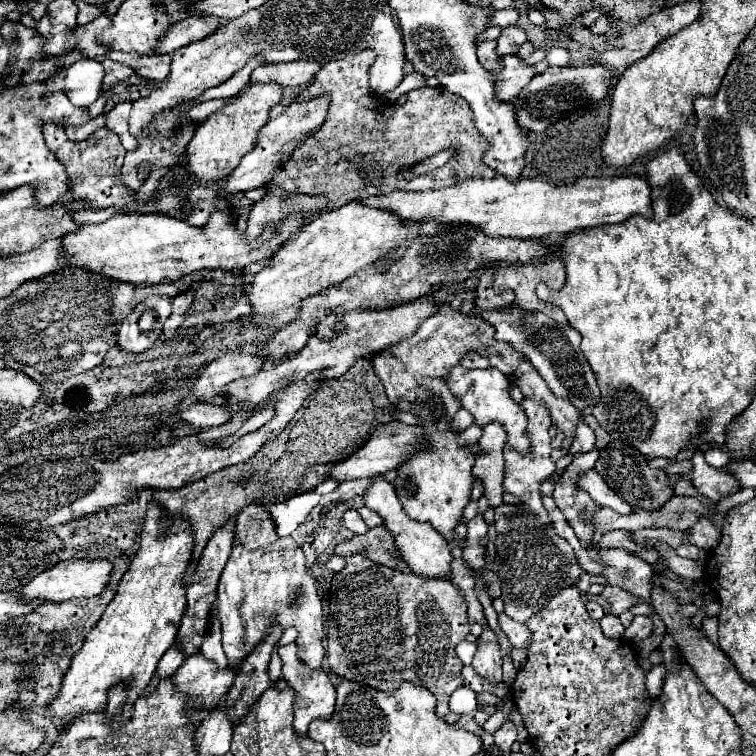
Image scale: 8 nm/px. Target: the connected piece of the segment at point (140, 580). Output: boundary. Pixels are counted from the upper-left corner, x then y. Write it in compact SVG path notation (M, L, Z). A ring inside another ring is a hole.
M149 502L139 550L119 582L117 594L107 606L97 626L87 634L81 650L63 678L57 698L49 704L49 716L57 728L67 728L81 714L103 714L107 708L107 692L117 686L127 686L123 712L107 724L117 730L131 718L135 700L145 692L161 656L173 646L183 612L187 608L183 576L193 558L193 530L189 520L173 518L157 502Z

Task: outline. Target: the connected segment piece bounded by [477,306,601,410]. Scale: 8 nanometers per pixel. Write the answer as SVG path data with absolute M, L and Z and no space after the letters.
M509 306L499 312L477 310L477 314L481 314L489 324L495 326L497 340L509 342L517 352L521 352L527 360L531 360L531 364L537 368L537 372L543 376L543 380L547 382L547 386L551 388L555 396L571 400L571 404L575 404L575 408L579 410L585 410L599 402L601 392L595 382L593 370L581 352L581 346L579 346L581 336L575 328L561 326L543 312L527 314L519 310L517 306Z

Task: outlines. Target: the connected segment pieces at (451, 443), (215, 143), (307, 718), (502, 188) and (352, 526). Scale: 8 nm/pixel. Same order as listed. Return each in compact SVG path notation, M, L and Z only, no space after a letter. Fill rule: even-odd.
M425 378L423 388L419 390L419 400L413 404L413 414L421 418L421 426L425 434L431 436L431 448L427 452L417 452L411 460L395 470L395 492L403 504L403 510L417 522L429 522L433 528L447 540L455 542L459 548L465 548L465 538L455 534L455 528L463 522L463 510L471 500L473 474L471 468L475 464L475 456L467 450L467 446L479 442L481 428L469 426L461 434L453 434L447 430L447 424L453 420L457 410L461 408L455 394L447 388L447 384L439 378Z
M247 84L239 96L231 98L225 108L211 114L197 128L185 150L185 160L181 166L195 174L199 182L223 182L233 168L237 168L239 160L257 144L259 128L263 128L263 124L269 120L269 110L281 102L281 96L283 90L279 84Z
M287 644L279 648L279 656L283 660L283 678L287 680L287 684L295 690L295 704L293 704L293 728L297 734L307 734L307 728L313 720L321 718L321 720L329 720L333 716L335 710L335 686L329 680L329 674L325 674L323 670L311 670L307 666L303 666L303 662L299 662L297 658L297 646L295 644Z
M495 176L491 180L485 178L467 178L457 186L441 188L441 190L427 190L427 192L405 192L395 190L385 196L373 196L363 200L367 206L373 208L387 208L401 216L403 220L435 220L435 222L467 222L475 228L483 228L487 236L511 236L511 238L533 238L533 236L547 236L547 234L571 234L577 230L599 228L605 224L623 222L635 214L645 218L653 218L651 208L651 186L643 176L613 176L601 178L579 178L579 182L569 186L553 186L543 180L529 180L519 178L517 182L509 182L503 176Z
M349 510L349 512L345 512L345 516L343 516L343 524L345 524L351 532L355 532L355 534L363 534L363 532L369 530L369 528L365 526L365 522L361 520L361 516L359 516L357 510Z

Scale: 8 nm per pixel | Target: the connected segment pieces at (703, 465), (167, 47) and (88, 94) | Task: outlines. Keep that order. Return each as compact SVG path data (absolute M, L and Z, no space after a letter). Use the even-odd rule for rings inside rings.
M697 452L691 462L693 462L691 484L697 488L699 494L707 496L709 500L719 502L725 496L741 490L741 484L739 484L739 480L735 480L735 476L731 476L727 470L721 470L721 468L717 470L717 468L709 466L701 452Z
M205 14L187 16L183 20L179 20L179 24L173 24L169 28L169 32L159 40L157 52L173 54L177 48L199 42L199 40L207 38L207 34L211 36L211 32L215 32L215 28L219 28L221 24L225 24L225 20L215 18L215 16L205 16Z
M83 58L71 68L67 68L65 76L65 92L75 106L91 106L101 92L105 70L101 62Z

